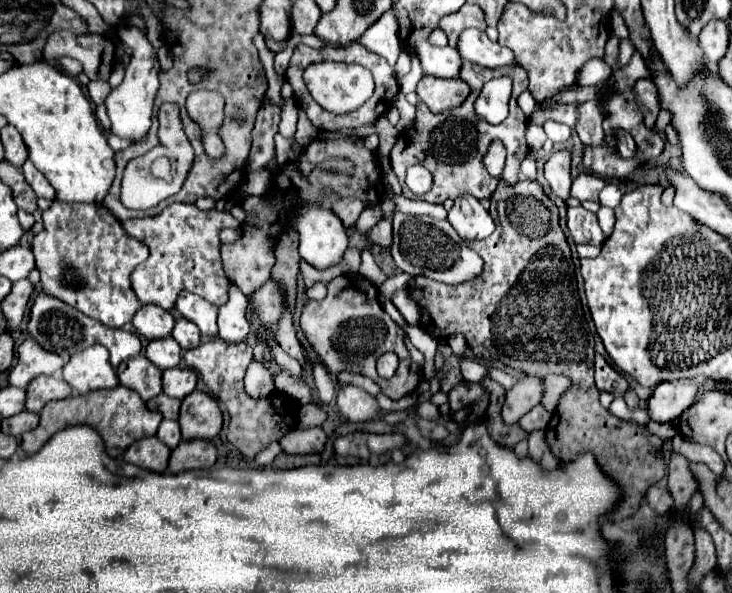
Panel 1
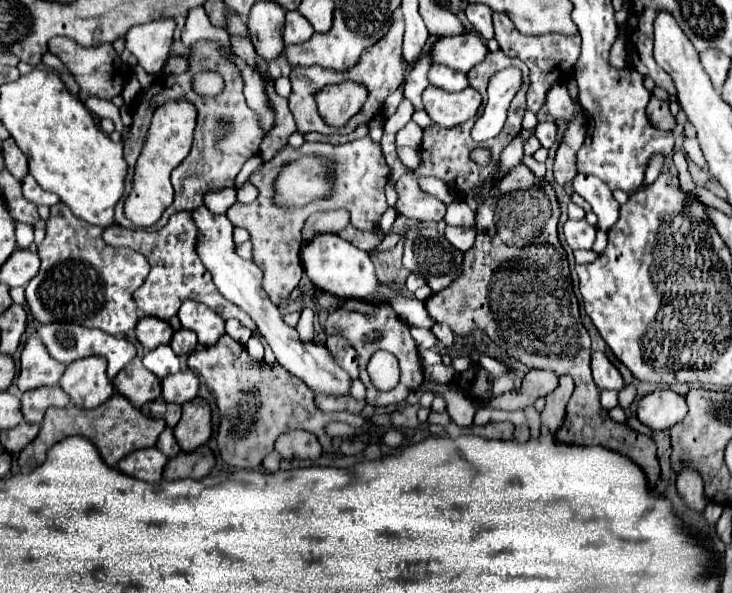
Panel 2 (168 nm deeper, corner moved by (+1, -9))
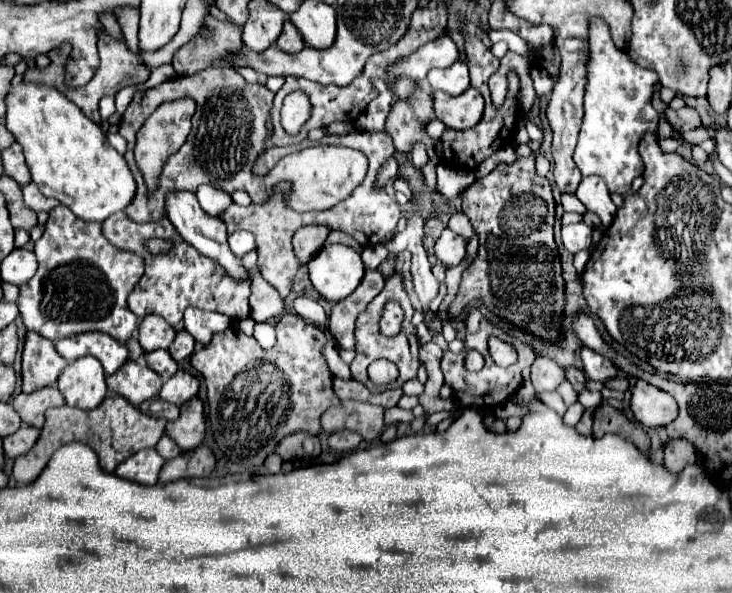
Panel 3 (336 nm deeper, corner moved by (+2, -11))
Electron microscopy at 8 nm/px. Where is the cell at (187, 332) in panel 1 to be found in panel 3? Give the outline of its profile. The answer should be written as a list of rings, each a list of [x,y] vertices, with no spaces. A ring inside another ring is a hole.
[[[179,331],[169,347],[169,353],[173,355],[175,361],[183,361],[193,353],[193,349],[195,349],[195,339],[187,331]]]

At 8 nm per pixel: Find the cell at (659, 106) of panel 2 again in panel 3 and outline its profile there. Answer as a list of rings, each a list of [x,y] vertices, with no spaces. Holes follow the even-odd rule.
[[[683,107],[679,111],[667,109],[667,119],[679,131],[691,131],[695,127],[701,127],[701,117],[693,107]]]

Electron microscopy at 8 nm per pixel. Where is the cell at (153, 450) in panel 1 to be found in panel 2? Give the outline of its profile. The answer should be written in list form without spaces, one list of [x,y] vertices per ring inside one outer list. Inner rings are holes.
[[[150,447],[150,449],[138,449],[130,455],[126,455],[118,463],[118,469],[122,473],[142,479],[146,483],[158,483],[162,479],[162,469],[164,469],[166,461],[168,461],[166,455],[162,455],[156,447]]]

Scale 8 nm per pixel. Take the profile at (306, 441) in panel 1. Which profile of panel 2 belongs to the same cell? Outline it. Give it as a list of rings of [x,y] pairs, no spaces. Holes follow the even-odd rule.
[[[290,431],[278,437],[276,451],[284,459],[318,459],[322,455],[322,445],[318,443],[318,437],[314,433],[306,431]]]

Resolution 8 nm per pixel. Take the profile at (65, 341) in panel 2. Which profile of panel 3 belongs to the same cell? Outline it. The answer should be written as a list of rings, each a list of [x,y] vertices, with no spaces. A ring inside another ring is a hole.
[[[81,333],[81,335],[65,337],[59,339],[55,347],[61,353],[61,357],[65,357],[69,363],[85,355],[97,357],[103,363],[105,375],[113,375],[127,361],[129,355],[123,343],[117,343],[113,337],[105,333]]]

